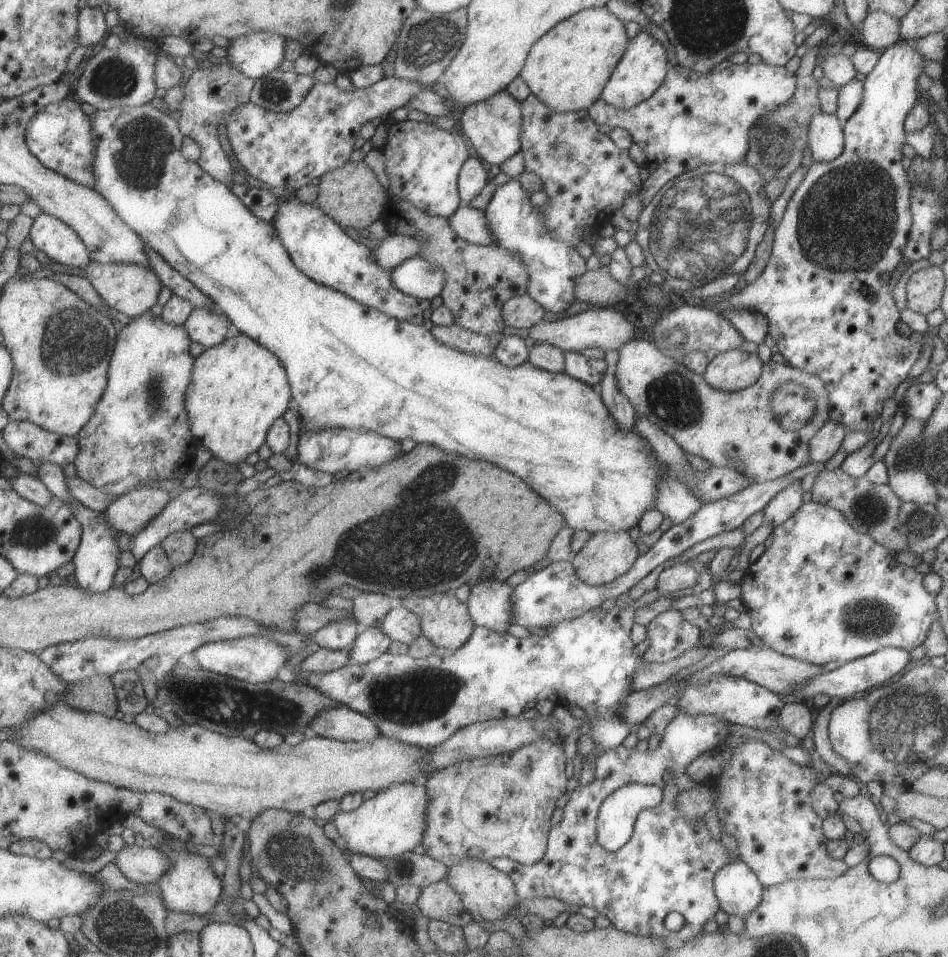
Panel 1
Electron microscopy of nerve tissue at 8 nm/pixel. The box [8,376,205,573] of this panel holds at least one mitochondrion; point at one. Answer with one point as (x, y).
(34, 530)

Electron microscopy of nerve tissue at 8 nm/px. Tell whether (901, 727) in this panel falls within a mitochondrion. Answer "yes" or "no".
yes

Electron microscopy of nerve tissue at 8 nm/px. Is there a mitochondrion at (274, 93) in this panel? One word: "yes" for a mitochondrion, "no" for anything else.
yes

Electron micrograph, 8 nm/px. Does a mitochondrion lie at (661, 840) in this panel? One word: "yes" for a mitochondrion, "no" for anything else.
yes

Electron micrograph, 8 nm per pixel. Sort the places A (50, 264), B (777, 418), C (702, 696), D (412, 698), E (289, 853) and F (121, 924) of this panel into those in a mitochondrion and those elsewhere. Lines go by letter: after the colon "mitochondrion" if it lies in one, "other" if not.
A: other
B: other
C: mitochondrion
D: mitochondrion
E: mitochondrion
F: mitochondrion

